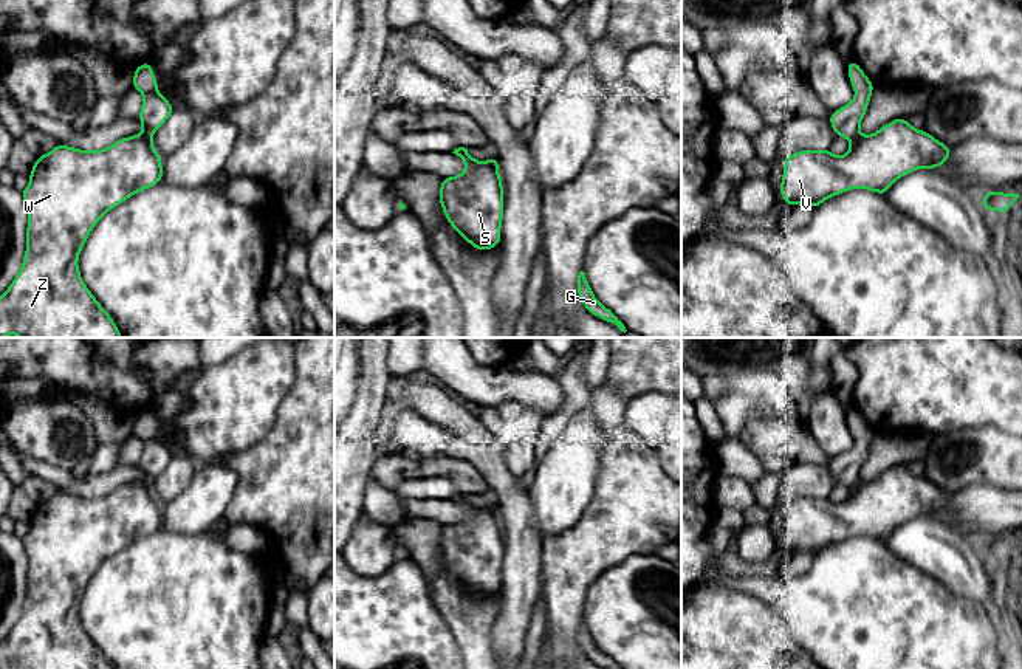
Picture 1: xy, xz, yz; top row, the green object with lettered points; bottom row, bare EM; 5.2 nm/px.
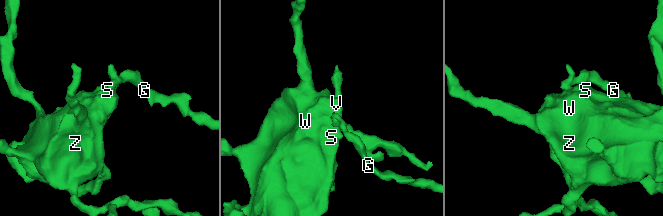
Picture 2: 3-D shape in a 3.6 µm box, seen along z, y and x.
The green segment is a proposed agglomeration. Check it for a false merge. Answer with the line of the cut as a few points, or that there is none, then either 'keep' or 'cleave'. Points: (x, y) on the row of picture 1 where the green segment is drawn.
cut in xy along (140, 133), (150, 141); cleave

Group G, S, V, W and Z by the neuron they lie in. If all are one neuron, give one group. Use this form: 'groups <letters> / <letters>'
groups G / S V W Z

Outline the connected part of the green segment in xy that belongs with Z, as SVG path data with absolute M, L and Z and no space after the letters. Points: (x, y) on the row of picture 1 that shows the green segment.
M141 135L121 138L93 152L57 144L37 156L29 184L22 190L28 209L22 269L0 296L0 338L122 338L84 283L77 259L90 232L108 211L159 181L161 156Z

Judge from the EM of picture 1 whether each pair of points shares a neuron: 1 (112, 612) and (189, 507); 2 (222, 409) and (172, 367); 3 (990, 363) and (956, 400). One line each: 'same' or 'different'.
1: different
2: different
3: same

